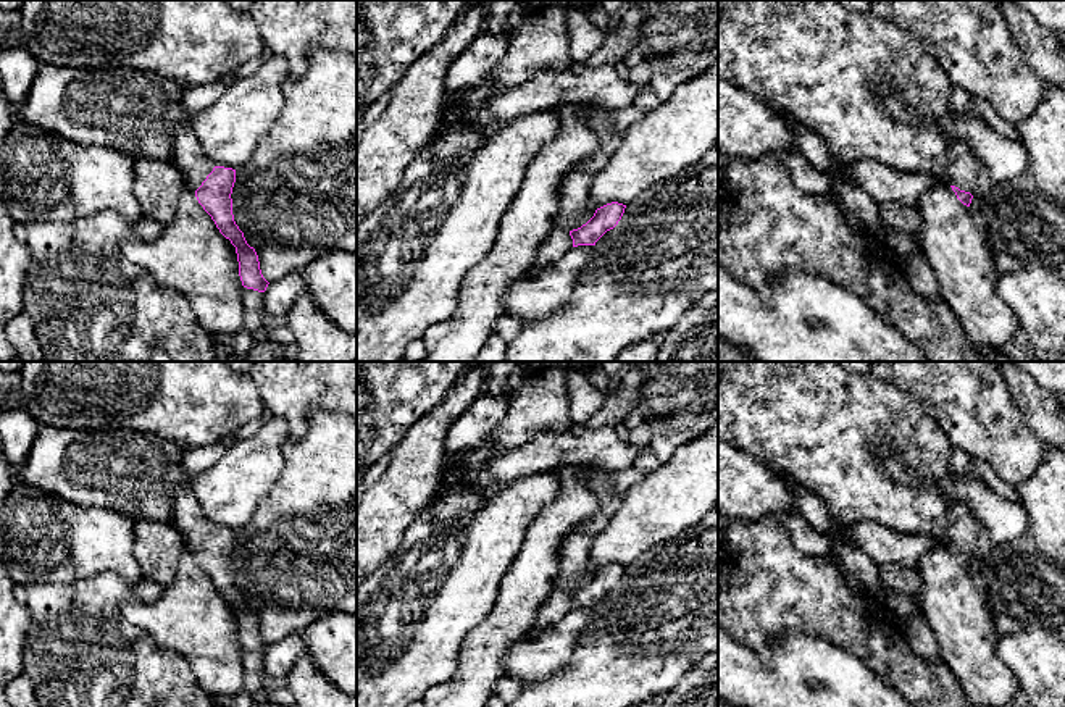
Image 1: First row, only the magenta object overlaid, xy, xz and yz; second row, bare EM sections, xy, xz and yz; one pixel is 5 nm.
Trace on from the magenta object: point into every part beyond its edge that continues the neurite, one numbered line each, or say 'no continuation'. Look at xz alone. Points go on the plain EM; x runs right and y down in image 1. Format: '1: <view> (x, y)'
1: xz (559, 602)

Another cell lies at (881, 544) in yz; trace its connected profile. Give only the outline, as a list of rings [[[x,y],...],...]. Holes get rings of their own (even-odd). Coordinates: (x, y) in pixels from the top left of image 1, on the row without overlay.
[[[860,520],[847,528],[847,539],[875,563],[915,568],[934,547],[947,544],[929,534],[892,531],[876,521]]]

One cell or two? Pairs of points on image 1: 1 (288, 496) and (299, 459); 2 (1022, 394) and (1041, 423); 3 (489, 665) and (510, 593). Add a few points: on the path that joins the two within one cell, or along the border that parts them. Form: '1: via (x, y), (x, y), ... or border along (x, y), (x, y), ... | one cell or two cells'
1: via (297, 486), (299, 468) | one cell
2: via (1028, 401), (1041, 417) | one cell
3: via (489, 648), (491, 640), (510, 619), (510, 610) | one cell

